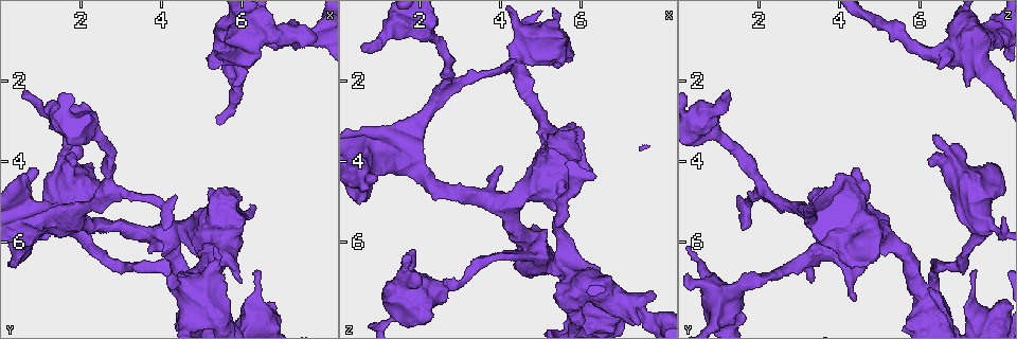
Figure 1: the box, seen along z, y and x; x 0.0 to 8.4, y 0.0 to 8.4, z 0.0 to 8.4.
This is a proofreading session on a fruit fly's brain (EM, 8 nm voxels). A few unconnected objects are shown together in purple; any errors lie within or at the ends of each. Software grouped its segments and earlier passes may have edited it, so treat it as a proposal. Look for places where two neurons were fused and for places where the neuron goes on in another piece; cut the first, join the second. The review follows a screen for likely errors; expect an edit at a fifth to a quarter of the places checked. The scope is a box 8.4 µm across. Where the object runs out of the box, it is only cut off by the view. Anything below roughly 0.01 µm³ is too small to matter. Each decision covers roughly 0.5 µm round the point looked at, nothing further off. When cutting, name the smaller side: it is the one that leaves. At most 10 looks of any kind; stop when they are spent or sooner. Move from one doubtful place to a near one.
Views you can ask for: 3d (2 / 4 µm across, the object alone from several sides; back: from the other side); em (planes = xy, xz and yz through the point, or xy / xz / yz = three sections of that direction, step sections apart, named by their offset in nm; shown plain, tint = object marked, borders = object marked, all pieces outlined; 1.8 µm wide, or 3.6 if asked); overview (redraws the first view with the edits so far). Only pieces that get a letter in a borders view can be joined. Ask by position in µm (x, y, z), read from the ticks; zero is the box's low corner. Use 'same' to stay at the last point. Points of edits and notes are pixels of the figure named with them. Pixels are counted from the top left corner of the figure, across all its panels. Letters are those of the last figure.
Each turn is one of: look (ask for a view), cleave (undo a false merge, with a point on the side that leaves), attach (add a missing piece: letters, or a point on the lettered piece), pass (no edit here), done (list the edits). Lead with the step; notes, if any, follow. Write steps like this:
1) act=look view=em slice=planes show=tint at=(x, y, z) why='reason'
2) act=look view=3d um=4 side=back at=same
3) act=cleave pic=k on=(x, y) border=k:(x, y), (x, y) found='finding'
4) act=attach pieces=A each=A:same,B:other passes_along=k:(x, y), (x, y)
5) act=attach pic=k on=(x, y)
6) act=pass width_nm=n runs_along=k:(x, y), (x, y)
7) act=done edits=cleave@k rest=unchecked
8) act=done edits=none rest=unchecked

act=look view=em slice=planes show=plain at=(0.55, 2.20, 1.25) why='branch stops here'

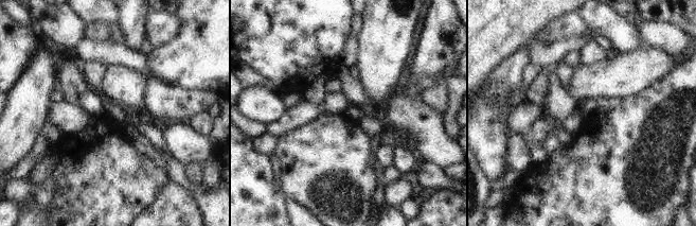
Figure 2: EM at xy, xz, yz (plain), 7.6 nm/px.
act=look view=em slice=planes show=borders at=same why='see the neighbours'

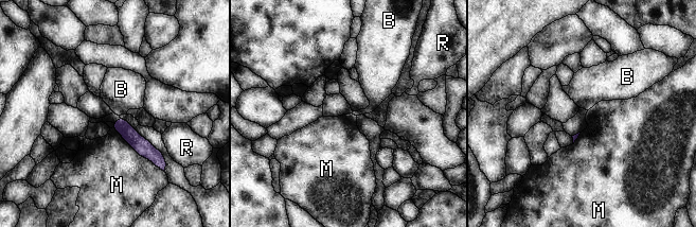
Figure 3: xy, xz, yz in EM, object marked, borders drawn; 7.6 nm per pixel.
act=pass each=B:other,M:other,R:other border=3:(112, 127), (138, 154), (160, 169) found='no lettered piece goes on from it'

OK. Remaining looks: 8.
act=look view=3d um=4 at=(4.75, 7.25, 1.15) why='sharp bend'

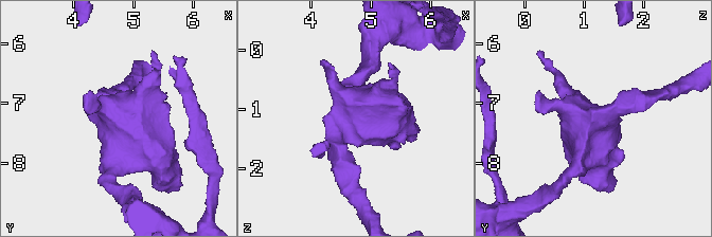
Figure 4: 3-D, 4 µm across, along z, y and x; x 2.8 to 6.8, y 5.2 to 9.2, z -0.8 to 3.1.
act=look view=em um=3.6 slice=yz step=4 show=tint at=(4.75, 7.30, 1.15)

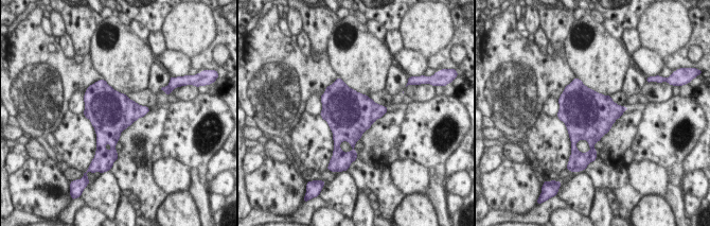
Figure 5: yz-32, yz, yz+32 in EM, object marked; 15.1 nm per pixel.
act=look view=em um=3.6 slice=planes show=borders at=same

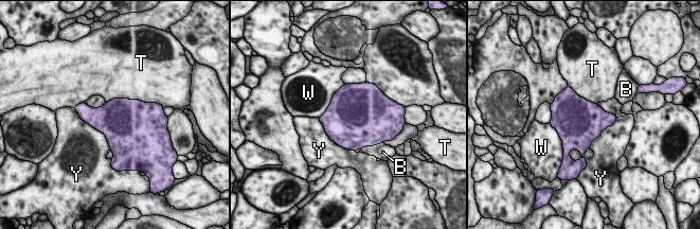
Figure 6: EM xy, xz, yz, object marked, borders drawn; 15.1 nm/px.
act=pass longest_contact=Y:800nm each=B:other,T:other,W:other,Y:other border=6:(75, 110), (105, 136), (110, 150) found='continuous, no second neuron'

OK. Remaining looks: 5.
act=look view=3d um=4 side=back at=(4.00, 5.70, 1.55) why='branch stops here'

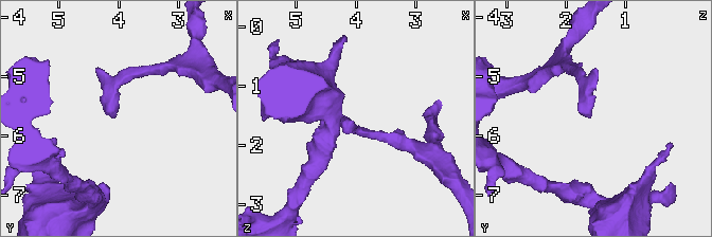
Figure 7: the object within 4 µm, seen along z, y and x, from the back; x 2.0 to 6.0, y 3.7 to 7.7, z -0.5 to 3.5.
act=look view=em slice=planes show=borders at=(4.05, 5.70, 1.60) why='shape alone is not enough'

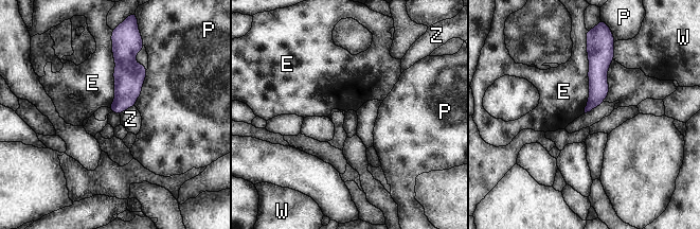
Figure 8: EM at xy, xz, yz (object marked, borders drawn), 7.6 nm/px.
act=pass width_nm=120 each=E:other,P:other,W:other,Z:other found='no lettered piece goes on from it'

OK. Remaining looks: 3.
act=look view=3d um=4 at=(7.05, 0.85, 7.55) why='two arms in line, one across'

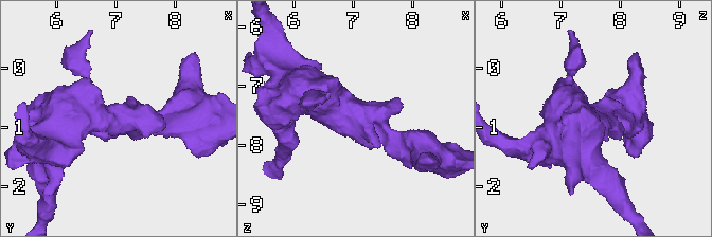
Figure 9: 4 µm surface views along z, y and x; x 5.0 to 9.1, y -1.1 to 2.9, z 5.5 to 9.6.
act=look view=em slice=xz step=16 show=tint at=(7.10, 0.85, 7.55) arms=3 arm_widths_nm=240,260,700 why='now the EM'

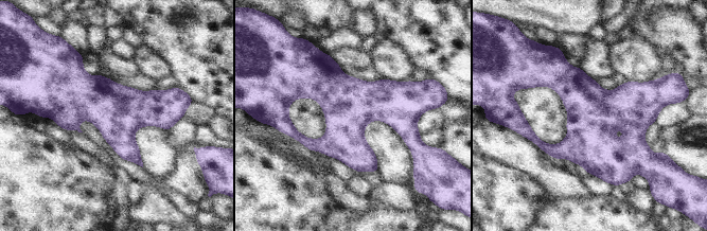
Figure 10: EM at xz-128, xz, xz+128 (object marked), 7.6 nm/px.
act=look view=em slice=planes show=borders at=same why='another direction'

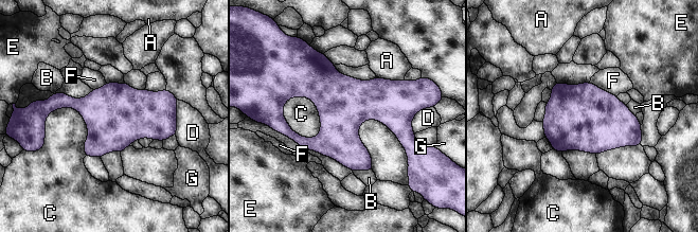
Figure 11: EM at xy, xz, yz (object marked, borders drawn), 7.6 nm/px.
act=pass width_nm=420 longest_contact=C:380nm each=A:other,B:other,C:other,D:other,E:other,F:other,G:other found='one neuron here'

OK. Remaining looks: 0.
act=done edits=none rest=unchecked

